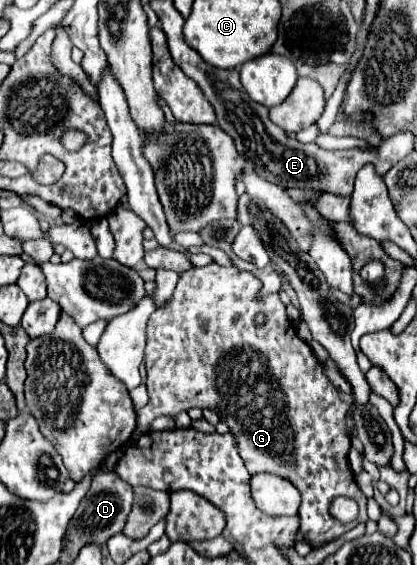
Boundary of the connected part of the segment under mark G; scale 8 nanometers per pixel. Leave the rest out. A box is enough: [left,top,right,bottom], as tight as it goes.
[137,264,367,548]

